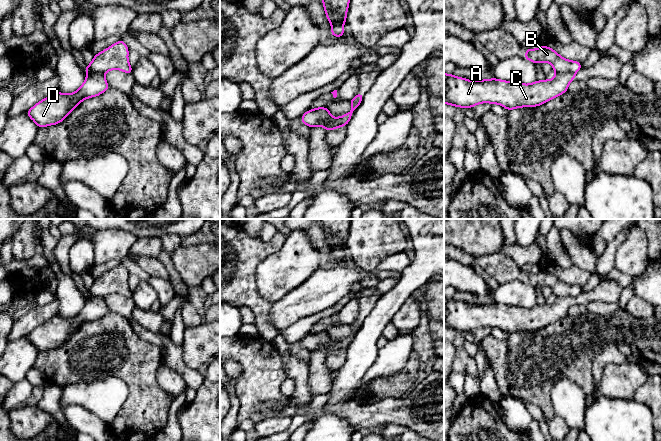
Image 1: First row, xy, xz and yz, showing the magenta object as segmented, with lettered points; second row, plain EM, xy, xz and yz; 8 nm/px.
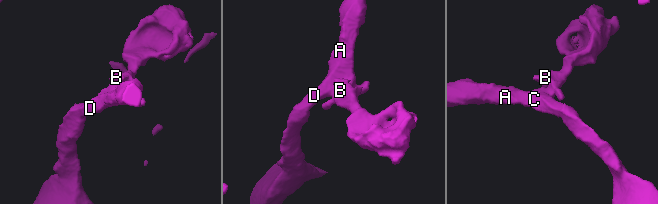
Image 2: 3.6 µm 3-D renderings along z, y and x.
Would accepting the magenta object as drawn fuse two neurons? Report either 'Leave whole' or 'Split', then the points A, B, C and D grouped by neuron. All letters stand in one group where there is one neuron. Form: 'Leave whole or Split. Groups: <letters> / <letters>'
Split. Groups: A C D / B

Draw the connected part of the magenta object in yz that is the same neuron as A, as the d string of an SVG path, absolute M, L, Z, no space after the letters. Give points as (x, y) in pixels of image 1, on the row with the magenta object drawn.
M444 73L444 103L459 108L473 108L480 103L499 104L507 110L536 107L568 91L573 73L556 73L552 80L532 84L505 80L472 81Z

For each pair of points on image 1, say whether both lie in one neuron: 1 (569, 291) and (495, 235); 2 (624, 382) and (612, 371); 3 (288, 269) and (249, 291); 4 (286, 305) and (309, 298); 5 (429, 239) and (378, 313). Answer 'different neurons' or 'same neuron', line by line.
1: different neurons
2: same neuron
3: different neurons
4: same neuron
5: same neuron

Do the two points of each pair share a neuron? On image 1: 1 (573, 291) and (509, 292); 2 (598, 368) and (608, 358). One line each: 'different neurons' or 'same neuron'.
1: different neurons
2: same neuron

